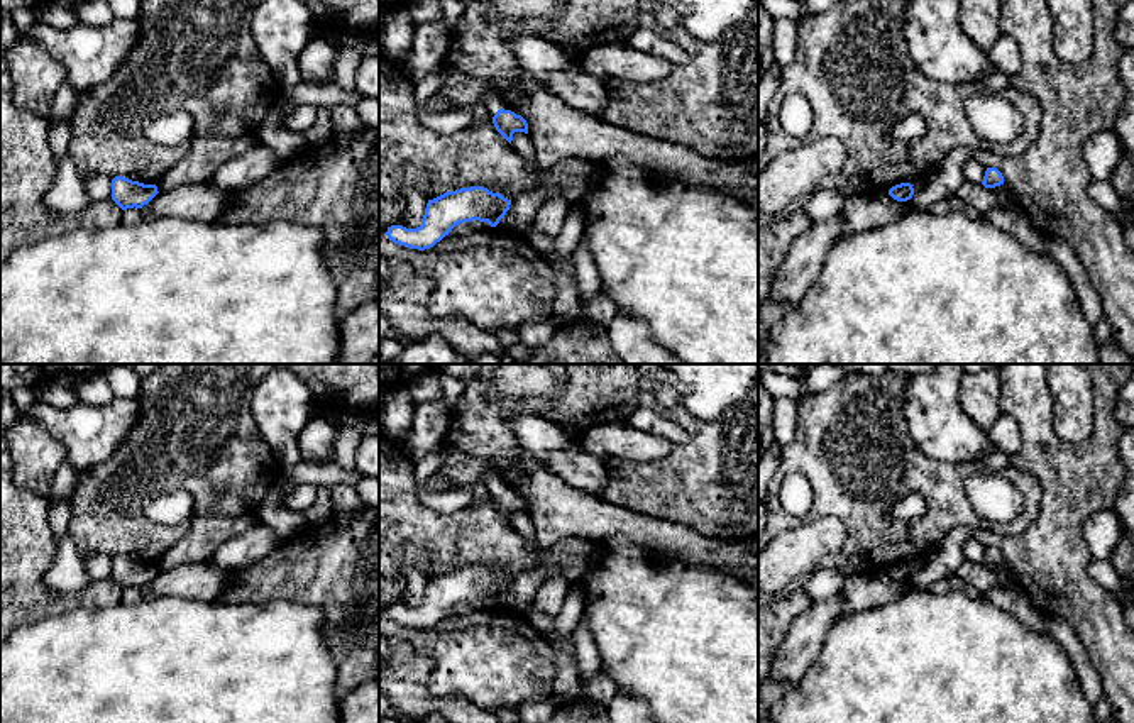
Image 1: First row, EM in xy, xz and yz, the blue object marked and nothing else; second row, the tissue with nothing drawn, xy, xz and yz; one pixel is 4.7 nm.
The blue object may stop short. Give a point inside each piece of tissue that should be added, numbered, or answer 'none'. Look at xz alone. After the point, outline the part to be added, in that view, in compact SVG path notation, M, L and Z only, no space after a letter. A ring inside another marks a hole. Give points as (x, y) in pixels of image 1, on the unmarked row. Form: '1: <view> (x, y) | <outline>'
1: xz (493, 481) | M484 472L482 484L486 486L489 496L493 498L498 489L511 489L498 472Z

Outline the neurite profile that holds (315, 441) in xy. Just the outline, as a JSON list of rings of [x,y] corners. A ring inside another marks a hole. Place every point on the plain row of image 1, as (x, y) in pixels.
[[[313,415],[298,435],[301,462],[322,464],[332,455],[337,439],[337,427],[328,415]]]

